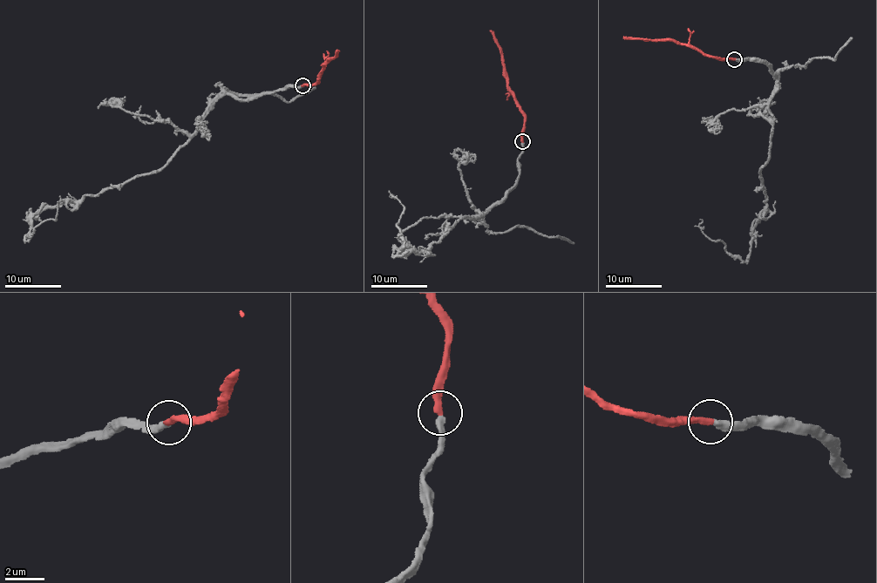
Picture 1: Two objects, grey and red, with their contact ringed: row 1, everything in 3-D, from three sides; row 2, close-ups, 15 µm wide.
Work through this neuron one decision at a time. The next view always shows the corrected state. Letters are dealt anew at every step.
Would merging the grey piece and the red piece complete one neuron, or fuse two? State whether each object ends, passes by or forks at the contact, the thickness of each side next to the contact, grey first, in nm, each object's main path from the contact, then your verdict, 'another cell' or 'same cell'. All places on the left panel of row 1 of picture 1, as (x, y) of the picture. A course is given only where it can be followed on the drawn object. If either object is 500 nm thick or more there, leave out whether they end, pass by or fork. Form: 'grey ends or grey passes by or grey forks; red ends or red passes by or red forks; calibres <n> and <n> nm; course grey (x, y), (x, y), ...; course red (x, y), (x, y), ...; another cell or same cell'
grey ends; red ends; calibres 360 and 360 nm; course grey (302, 85), (246, 99), (220, 97), (158, 171), (47, 206), (32, 217), (25, 240), (57, 218), (60, 195); course red (302, 85), (319, 82), (323, 63), (337, 55), (336, 50); same cell

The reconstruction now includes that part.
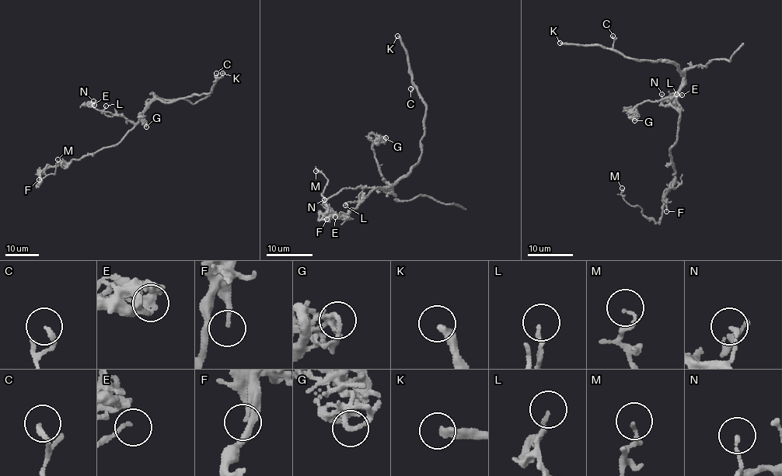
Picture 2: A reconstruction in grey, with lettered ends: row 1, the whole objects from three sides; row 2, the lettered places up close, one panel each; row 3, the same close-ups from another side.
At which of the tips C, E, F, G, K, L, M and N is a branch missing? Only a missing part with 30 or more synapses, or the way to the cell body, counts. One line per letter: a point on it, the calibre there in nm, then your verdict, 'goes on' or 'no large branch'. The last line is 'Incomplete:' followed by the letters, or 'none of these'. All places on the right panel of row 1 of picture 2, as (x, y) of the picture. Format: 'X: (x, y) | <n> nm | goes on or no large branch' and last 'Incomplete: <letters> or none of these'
C: (612, 36) | 180 nm | no large branch
E: (682, 95) | 130 nm | no large branch
F: (666, 211) | 150 nm | no large branch
G: (634, 120) | 170 nm | no large branch
K: (560, 43) | 340 nm | goes on
L: (676, 94) | 130 nm | no large branch
M: (622, 188) | 120 nm | no large branch
N: (661, 94) | 140 nm | no large branch
Incomplete: K

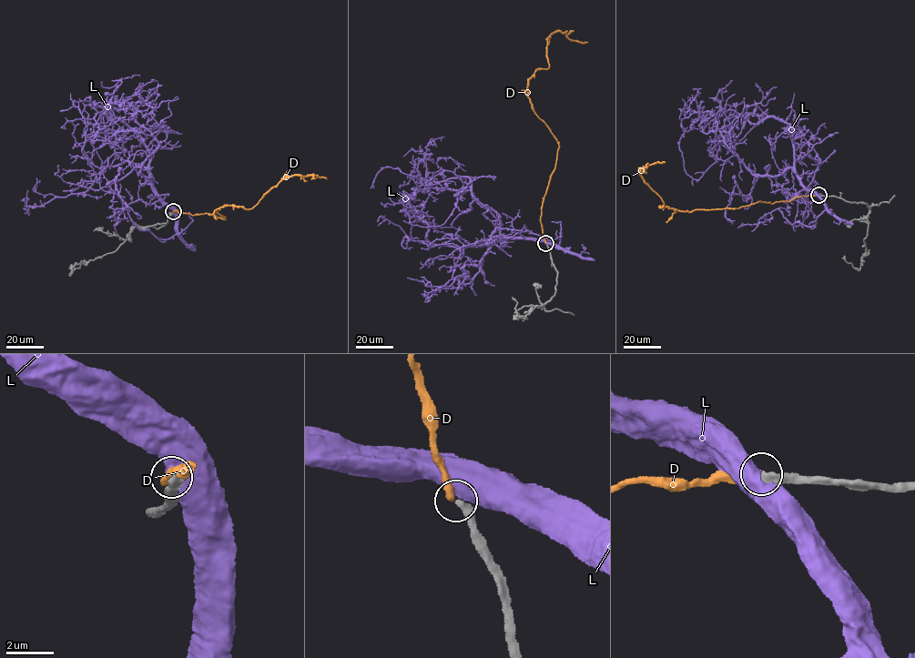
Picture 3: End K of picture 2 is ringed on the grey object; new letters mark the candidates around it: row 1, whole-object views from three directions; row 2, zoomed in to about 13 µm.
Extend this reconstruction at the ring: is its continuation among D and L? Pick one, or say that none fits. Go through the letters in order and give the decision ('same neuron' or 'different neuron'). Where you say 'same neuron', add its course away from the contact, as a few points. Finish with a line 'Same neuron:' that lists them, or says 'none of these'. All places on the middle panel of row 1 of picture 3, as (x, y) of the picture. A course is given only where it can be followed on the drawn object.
D: different neuron
L: different neuron
Same neuron: none of these

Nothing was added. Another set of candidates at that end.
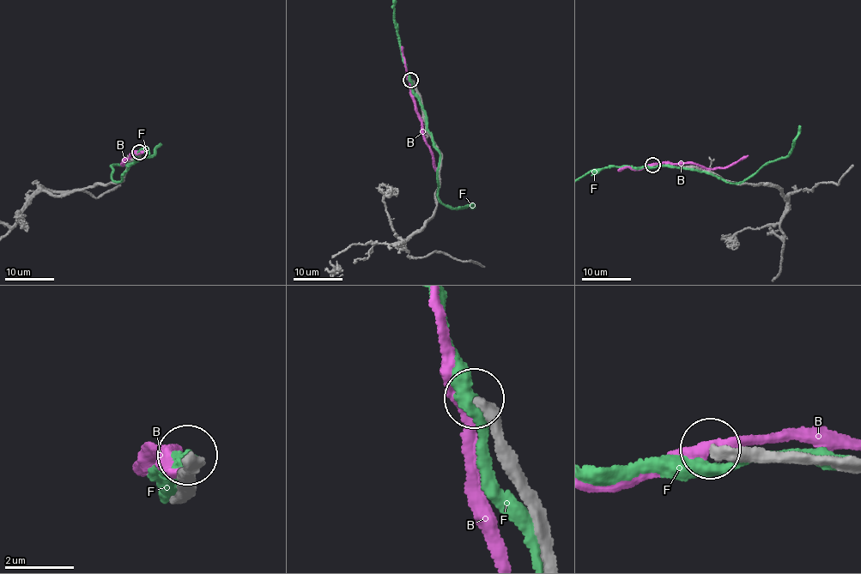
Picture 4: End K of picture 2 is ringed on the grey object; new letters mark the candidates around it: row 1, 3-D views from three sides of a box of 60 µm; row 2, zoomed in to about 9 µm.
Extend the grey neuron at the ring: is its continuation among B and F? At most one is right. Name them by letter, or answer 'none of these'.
none of these

